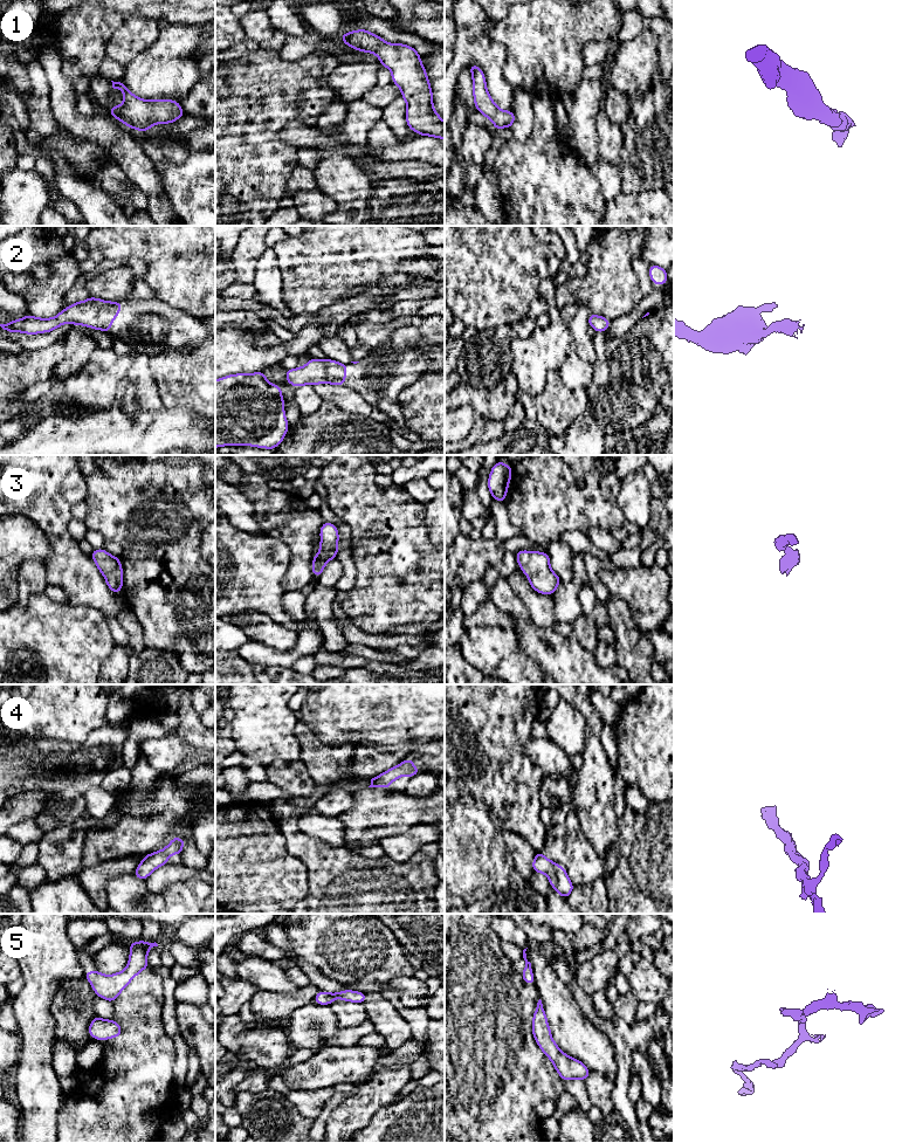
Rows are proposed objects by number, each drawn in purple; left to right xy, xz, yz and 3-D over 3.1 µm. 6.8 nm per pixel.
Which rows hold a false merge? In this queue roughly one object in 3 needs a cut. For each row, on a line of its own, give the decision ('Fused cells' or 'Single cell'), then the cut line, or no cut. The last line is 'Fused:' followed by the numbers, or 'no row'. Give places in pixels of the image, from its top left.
1: Single cell. No split
2: Single cell. No split
3: Single cell. No split
4: Single cell. No split
5: Single cell. No split
Fused: no row

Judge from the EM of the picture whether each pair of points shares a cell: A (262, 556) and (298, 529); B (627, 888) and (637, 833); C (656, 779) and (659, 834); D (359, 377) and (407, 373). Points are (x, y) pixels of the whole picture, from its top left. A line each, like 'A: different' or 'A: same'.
A: different
B: same
C: different
D: same

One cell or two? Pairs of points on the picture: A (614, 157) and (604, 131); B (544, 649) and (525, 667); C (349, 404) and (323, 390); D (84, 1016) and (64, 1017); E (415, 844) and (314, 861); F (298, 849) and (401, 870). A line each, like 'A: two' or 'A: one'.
A: one
B: two
C: one
D: one
E: two
F: one

